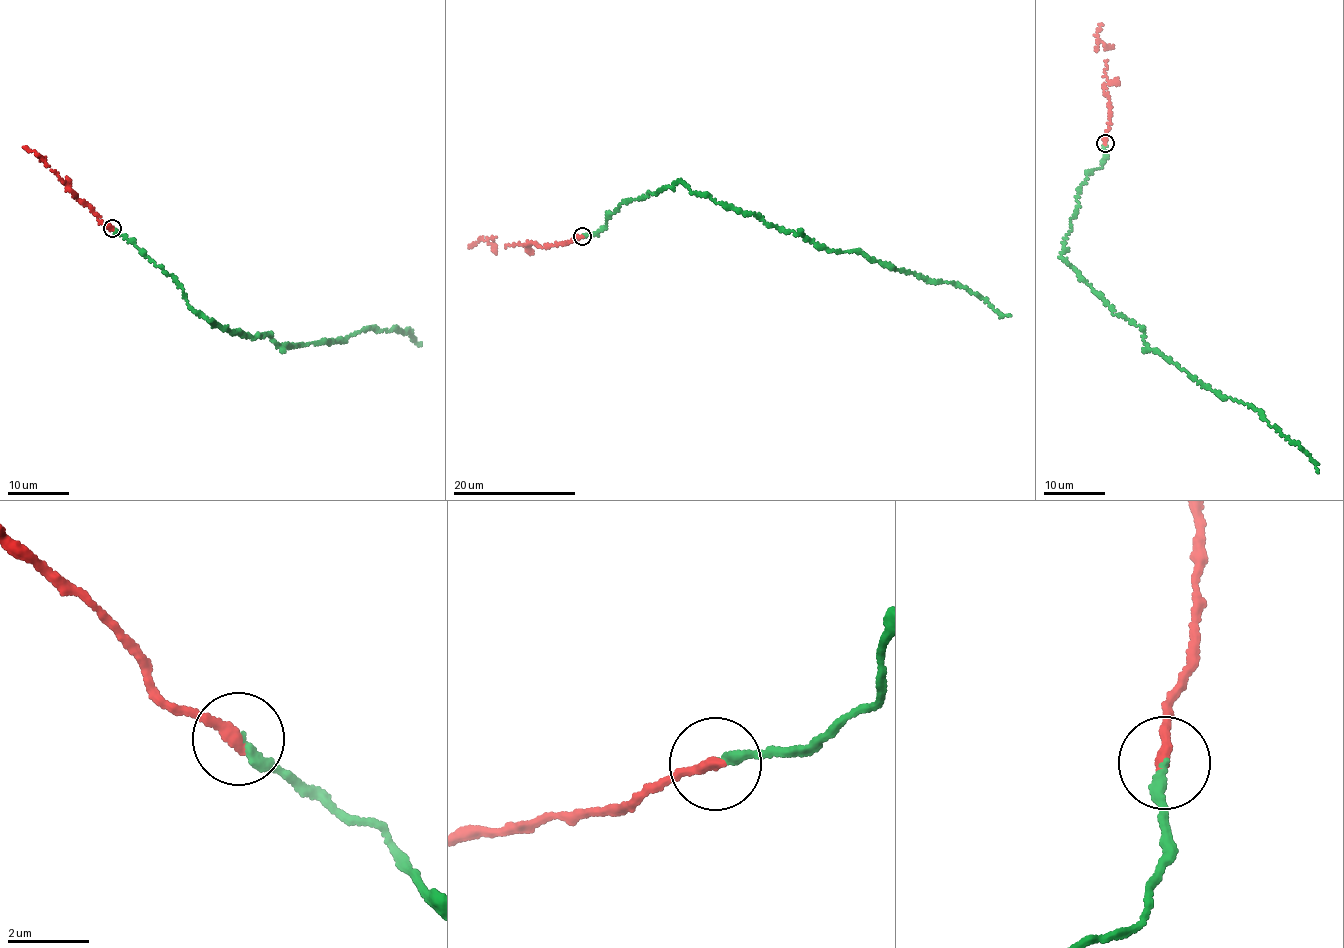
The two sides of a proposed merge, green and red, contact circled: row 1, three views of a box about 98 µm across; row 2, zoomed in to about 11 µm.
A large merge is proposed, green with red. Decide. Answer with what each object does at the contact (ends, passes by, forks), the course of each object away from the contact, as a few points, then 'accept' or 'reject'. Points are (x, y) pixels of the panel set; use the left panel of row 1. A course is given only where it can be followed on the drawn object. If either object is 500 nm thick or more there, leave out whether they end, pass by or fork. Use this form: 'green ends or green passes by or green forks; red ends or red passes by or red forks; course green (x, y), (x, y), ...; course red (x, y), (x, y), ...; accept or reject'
green ends; red ends; course green (112, 228), (215, 325), (267, 335), (281, 347), (373, 328), (410, 332), (421, 345); course red (112, 228), (99, 220), (41, 157), (24, 146); accept

